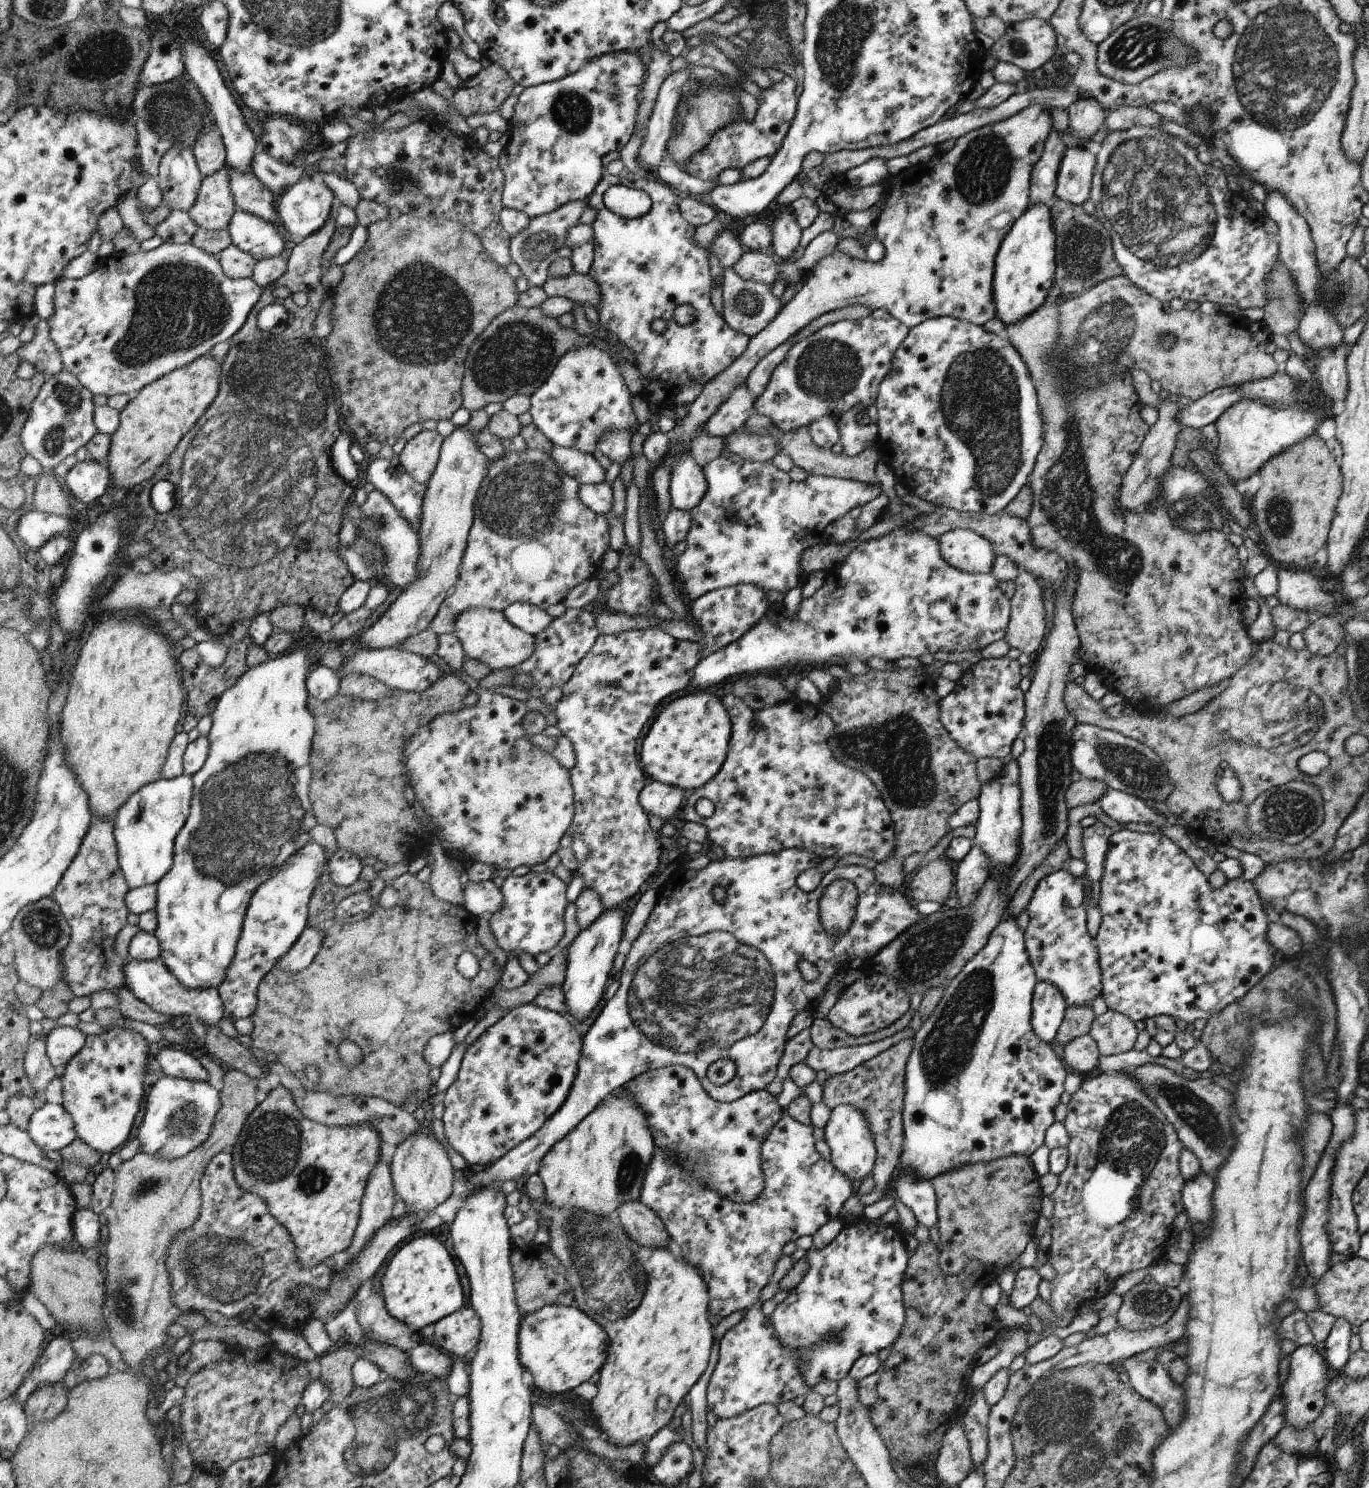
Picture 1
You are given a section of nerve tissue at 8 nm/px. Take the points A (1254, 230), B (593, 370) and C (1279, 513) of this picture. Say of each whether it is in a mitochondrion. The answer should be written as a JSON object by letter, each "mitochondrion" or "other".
{"A":"other","B":"other","C":"mitochondrion"}

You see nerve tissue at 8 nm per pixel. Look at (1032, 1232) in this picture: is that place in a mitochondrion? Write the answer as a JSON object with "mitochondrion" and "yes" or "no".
{"mitochondrion":"no"}

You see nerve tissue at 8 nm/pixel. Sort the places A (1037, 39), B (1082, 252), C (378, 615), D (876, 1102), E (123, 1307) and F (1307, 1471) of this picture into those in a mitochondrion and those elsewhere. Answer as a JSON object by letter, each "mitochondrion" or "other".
{"A":"other","B":"mitochondrion","C":"other","D":"mitochondrion","E":"mitochondrion","F":"other"}

